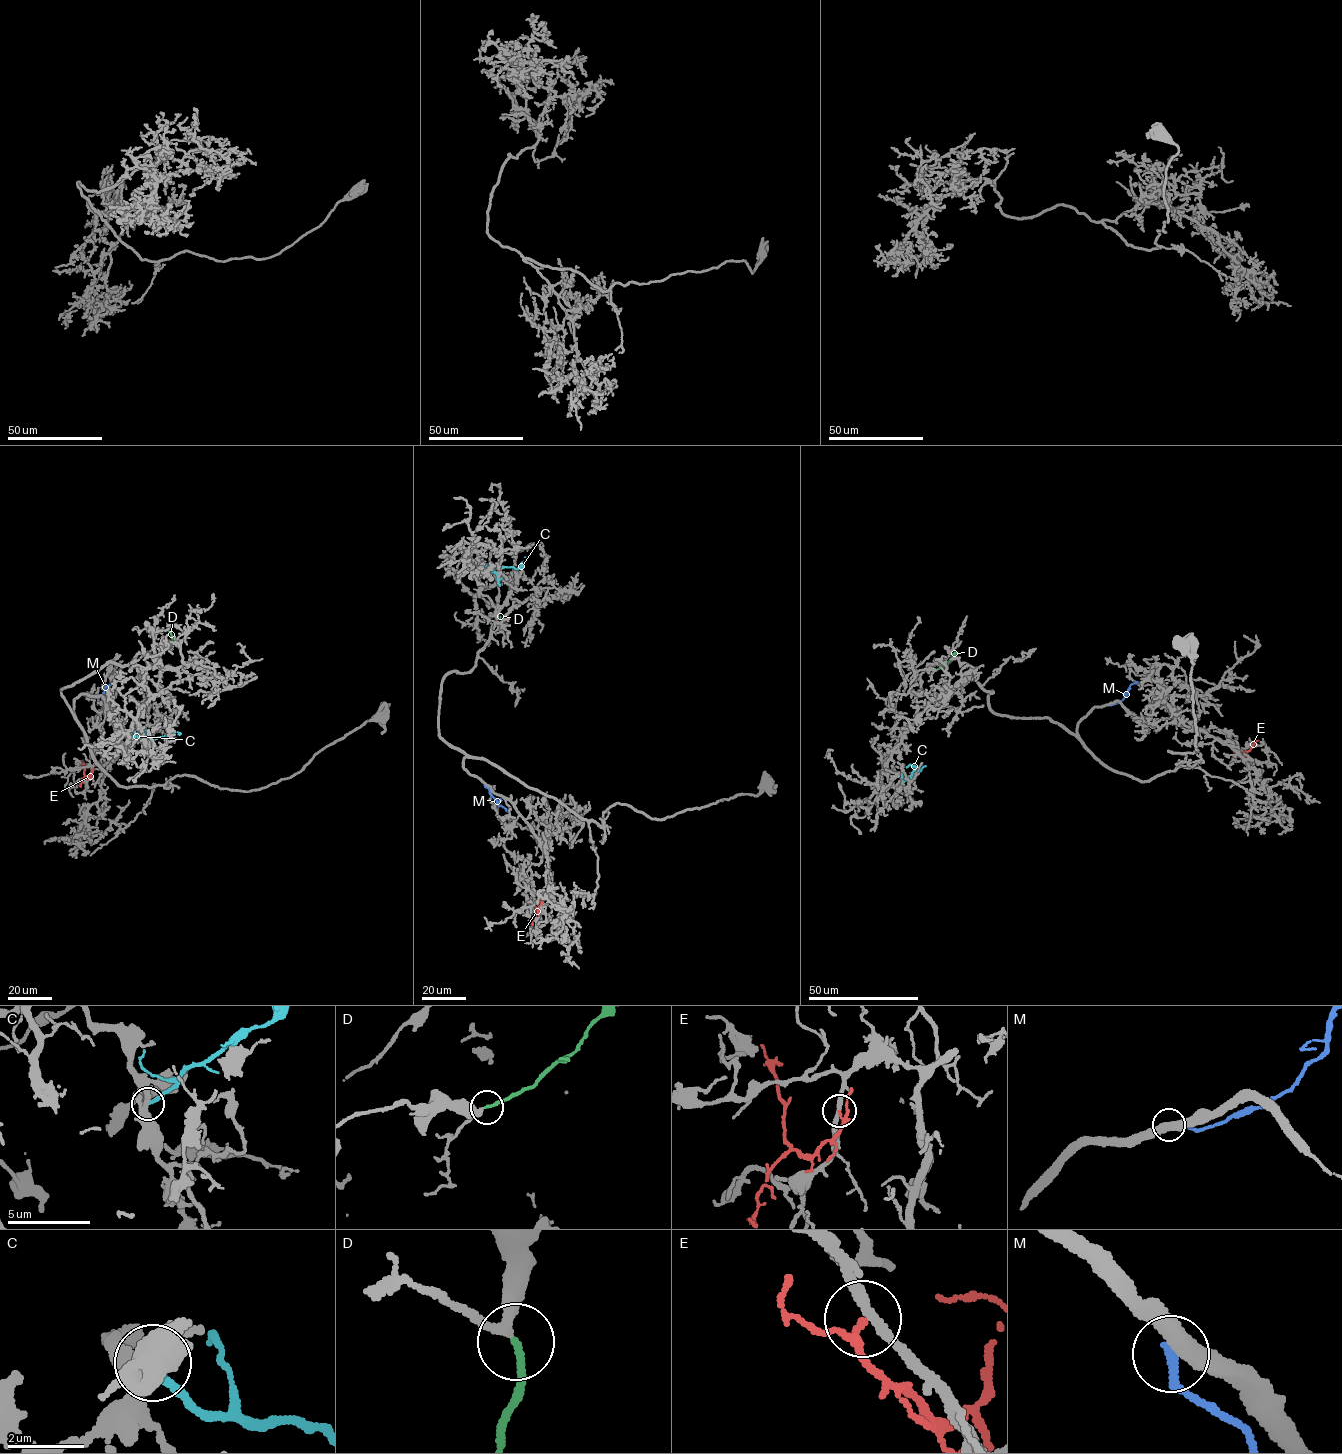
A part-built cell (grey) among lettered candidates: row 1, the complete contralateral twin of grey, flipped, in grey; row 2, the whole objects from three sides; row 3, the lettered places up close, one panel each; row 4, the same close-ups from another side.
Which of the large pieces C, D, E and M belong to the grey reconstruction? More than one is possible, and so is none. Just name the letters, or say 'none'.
D

